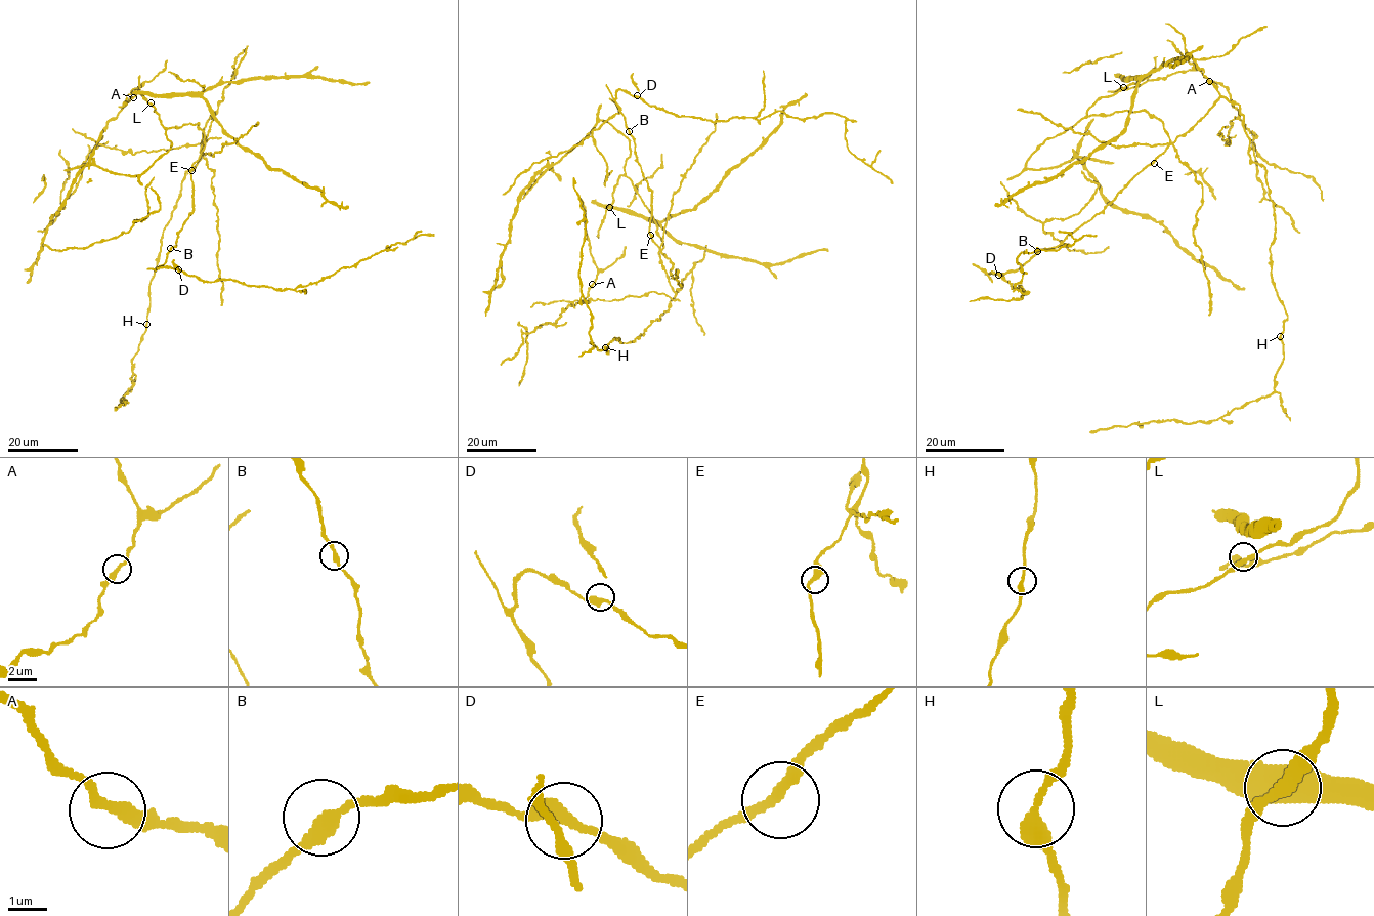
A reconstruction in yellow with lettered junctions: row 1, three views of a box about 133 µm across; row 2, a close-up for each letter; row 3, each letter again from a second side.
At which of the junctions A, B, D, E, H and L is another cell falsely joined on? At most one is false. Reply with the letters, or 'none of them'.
none of them

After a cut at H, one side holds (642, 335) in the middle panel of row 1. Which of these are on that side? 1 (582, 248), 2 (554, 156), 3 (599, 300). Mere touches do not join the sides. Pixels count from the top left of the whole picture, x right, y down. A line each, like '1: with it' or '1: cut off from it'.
1: cut off from it
2: with it
3: with it

